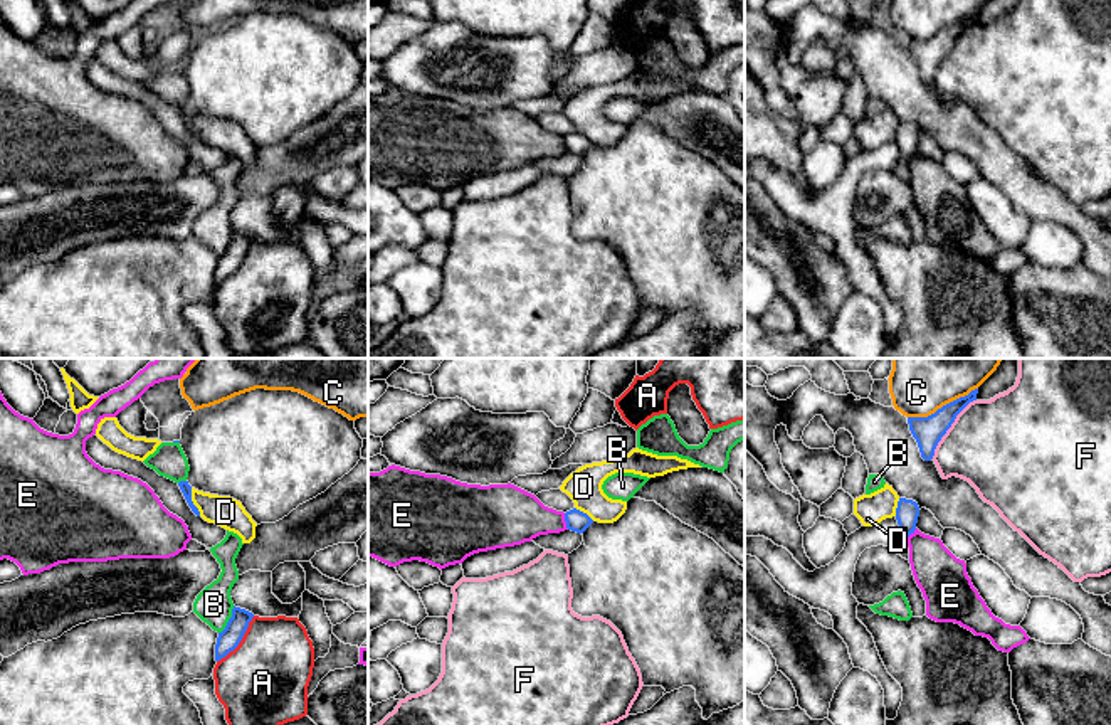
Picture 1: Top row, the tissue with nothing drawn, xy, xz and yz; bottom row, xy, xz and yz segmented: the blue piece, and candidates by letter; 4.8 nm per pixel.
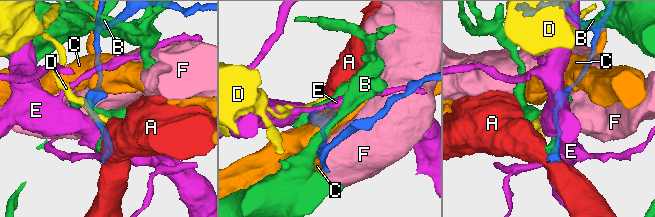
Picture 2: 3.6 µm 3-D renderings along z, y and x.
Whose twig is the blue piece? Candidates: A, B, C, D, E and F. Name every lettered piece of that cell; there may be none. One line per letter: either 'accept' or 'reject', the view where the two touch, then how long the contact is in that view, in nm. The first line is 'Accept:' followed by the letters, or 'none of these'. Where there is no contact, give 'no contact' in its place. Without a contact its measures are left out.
Accept: E
A: reject | xy | 280 nm
B: reject | xy | 150 nm
C: reject | yz | 360 nm
D: reject | xy | 140 nm
E: accept | xz | 80 nm
F: reject | yz | 360 nm

